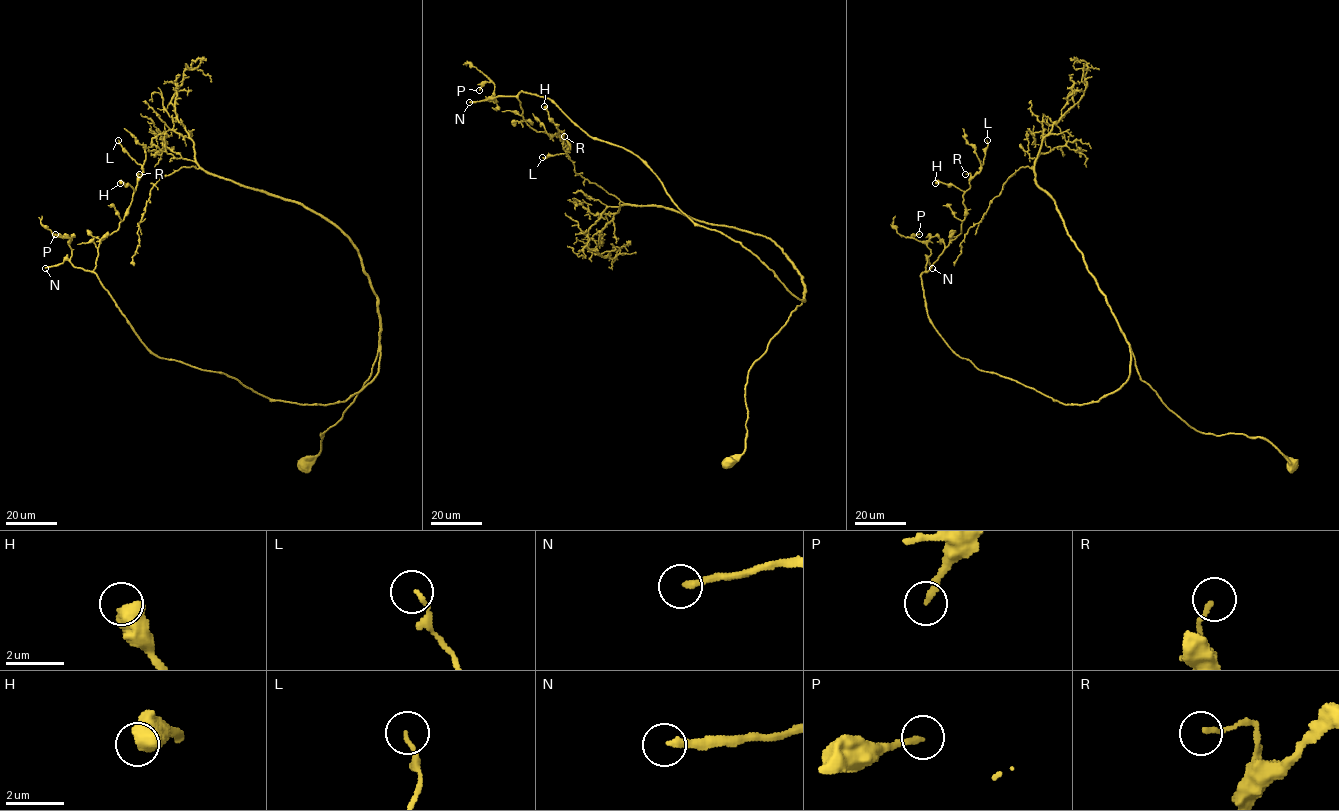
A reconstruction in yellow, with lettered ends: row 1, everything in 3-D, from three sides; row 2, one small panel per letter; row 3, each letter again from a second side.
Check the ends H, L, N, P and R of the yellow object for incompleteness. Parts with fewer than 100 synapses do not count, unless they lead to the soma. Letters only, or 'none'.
N

